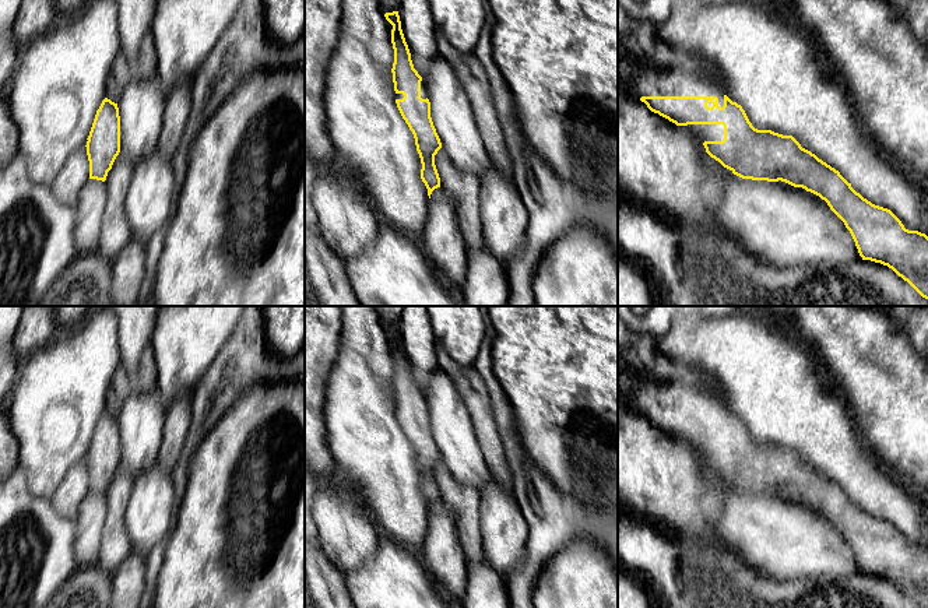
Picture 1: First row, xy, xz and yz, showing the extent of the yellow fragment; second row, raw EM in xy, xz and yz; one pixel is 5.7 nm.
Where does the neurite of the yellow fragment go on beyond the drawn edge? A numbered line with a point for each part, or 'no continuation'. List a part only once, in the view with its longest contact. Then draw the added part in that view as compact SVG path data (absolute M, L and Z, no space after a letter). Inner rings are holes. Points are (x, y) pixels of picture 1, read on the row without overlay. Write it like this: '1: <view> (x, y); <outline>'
1: yz (635, 393); M618 370L618 401L625 408L641 410L717 410L724 419L721 400L707 389L672 383L658 386L650 379L639 379L632 372Z

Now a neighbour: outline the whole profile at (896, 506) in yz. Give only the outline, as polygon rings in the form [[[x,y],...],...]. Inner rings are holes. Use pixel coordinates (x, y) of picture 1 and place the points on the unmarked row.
[[[735,313],[693,324],[674,323],[665,335],[657,338],[657,348],[674,363],[703,376],[709,382],[706,389],[721,400],[724,408],[742,419],[755,442],[792,449],[802,461],[839,484],[864,512],[890,523],[906,542],[918,544],[928,549],[928,544],[924,541],[921,512],[915,506],[907,485],[892,477],[879,460],[867,450],[848,404],[826,379],[815,354],[790,327],[762,313],[757,316]]]

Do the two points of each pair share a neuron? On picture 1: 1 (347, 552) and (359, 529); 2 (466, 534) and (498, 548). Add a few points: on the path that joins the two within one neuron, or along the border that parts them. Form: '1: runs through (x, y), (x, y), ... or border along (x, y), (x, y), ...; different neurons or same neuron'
1: runs through (348, 547), (348, 540), (354, 534); same neuron
2: border along (478, 509), (484, 558); different neurons

